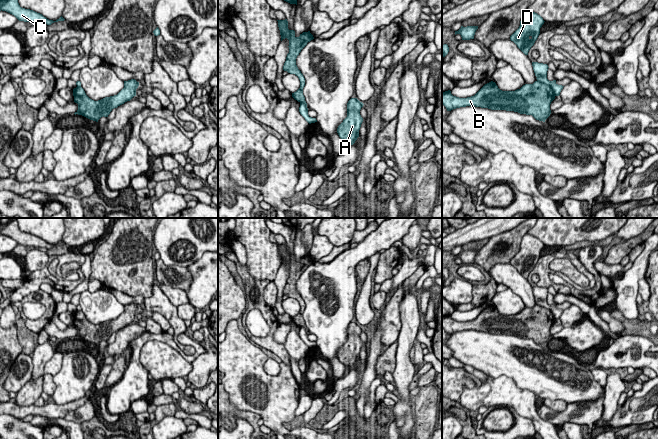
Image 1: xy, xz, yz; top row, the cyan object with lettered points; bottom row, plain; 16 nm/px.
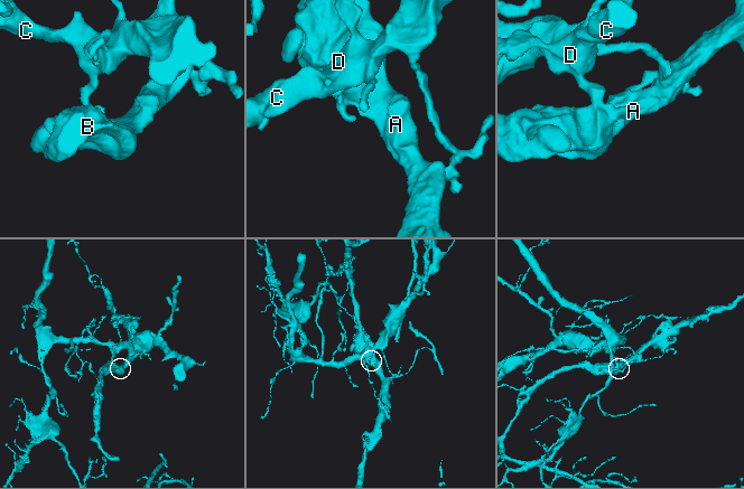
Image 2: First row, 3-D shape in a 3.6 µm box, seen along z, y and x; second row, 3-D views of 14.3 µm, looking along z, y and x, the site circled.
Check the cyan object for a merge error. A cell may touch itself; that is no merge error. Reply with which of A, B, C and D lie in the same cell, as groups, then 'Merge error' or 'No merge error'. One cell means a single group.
Groups: A B / C D. Merge error

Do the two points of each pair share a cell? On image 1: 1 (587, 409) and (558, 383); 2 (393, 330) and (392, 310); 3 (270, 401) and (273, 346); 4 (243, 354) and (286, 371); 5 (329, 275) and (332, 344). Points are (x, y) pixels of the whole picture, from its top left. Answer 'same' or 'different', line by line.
1: different
2: same
3: different
4: same
5: same

